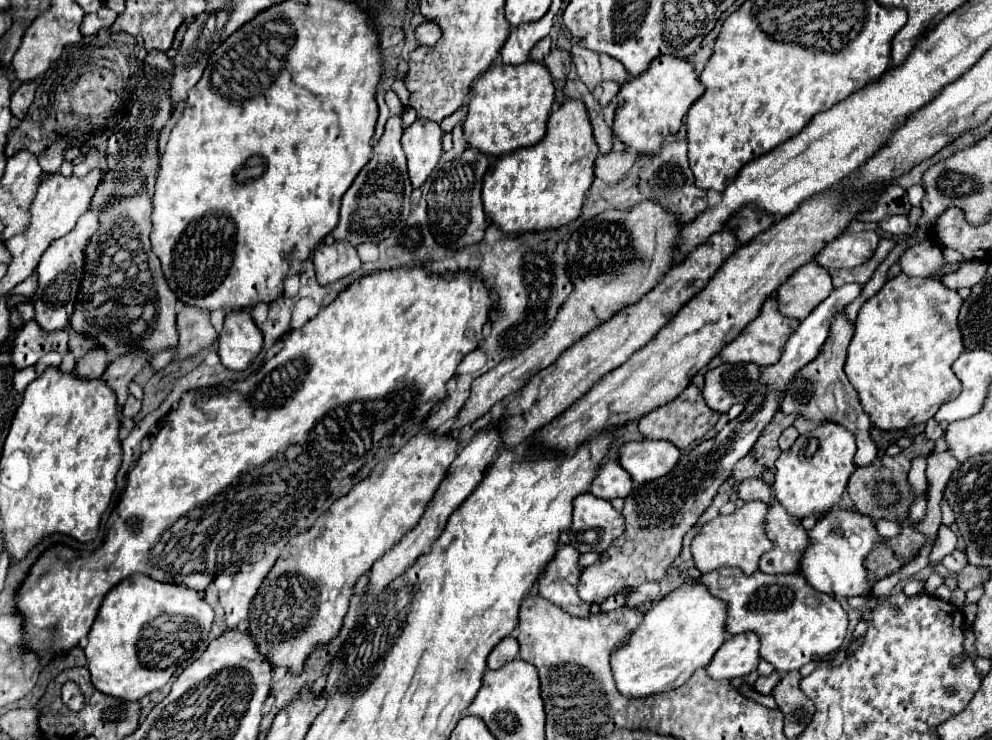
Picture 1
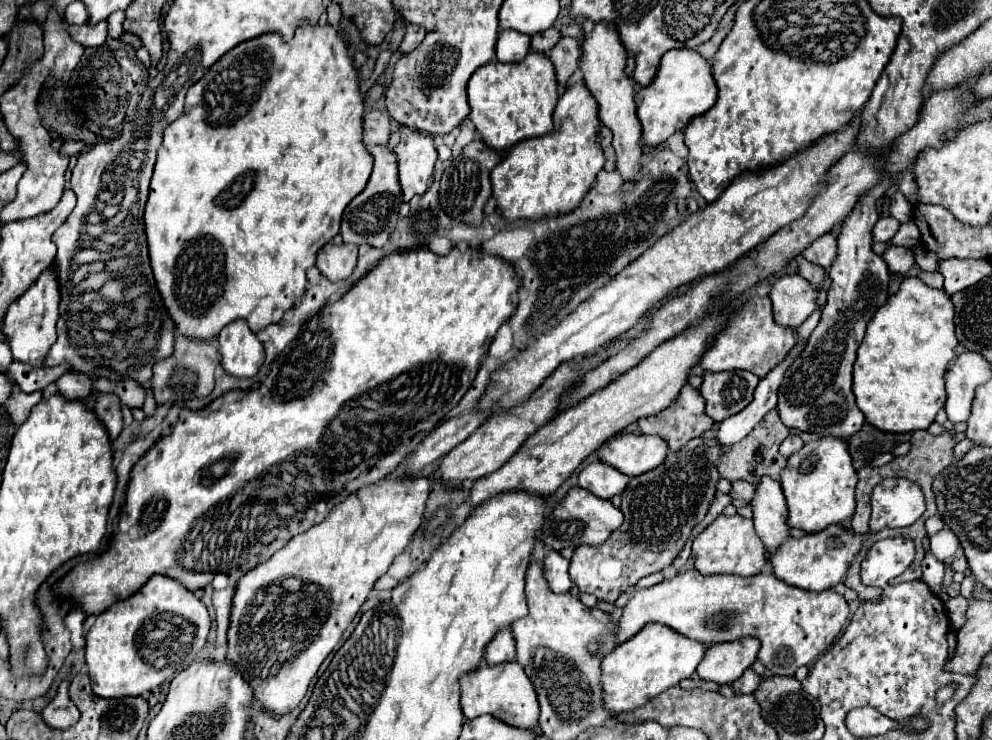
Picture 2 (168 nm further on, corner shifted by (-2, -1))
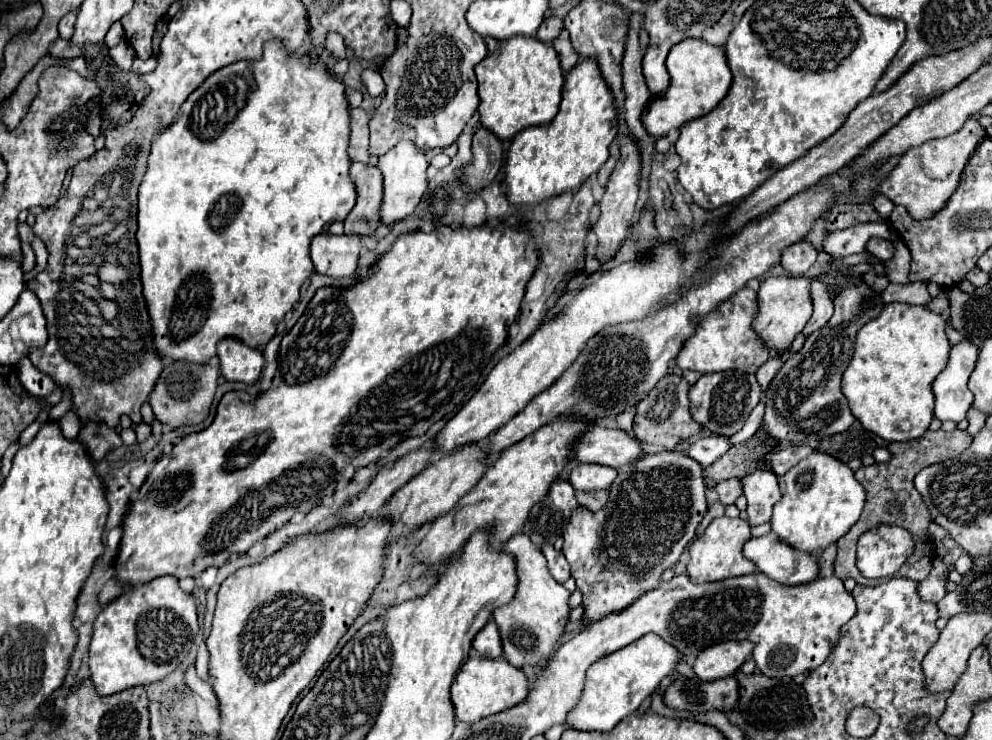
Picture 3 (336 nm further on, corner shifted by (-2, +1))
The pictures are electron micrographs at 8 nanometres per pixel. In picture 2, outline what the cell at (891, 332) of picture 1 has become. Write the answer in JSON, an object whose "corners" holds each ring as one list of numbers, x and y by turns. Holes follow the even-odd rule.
{"corners":[[906,278,900,290,870,318,866,336,854,362,854,396,866,420,884,432,926,430,946,402,944,374,956,360,958,338,954,332,954,304,944,288,930,288,920,278]]}

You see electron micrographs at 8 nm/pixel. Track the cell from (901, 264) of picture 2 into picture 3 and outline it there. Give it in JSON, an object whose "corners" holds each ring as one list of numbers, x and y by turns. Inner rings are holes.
{"corners":[[870,238,870,242,866,244,866,250,882,262,890,260,892,254,894,254,894,246,888,240,882,240,882,238]]}

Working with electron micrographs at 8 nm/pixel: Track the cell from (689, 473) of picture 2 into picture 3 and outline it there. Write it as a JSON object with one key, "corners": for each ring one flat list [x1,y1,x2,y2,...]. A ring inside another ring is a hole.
{"corners":[[664,450,664,452,656,452,656,454,644,454,644,456,640,456,634,464,622,468,622,472,618,470,616,480,614,480,612,486,610,486,610,498,608,498,608,502,604,504,604,508,600,508,598,512,592,512,592,510,588,510,588,508,584,508,584,506,574,508,574,514,570,514,570,522,566,524,566,530,564,530,564,534,562,534,562,538,564,538,564,548,562,548,562,552,564,552,566,560,568,560,568,564,572,566,572,578,576,580,576,588,582,592,582,608,584,608,582,618,584,618,584,624,598,622,598,620,602,620,606,614,614,614,614,612,618,612,618,610,624,610,626,606,630,606,630,602,634,602,634,598,646,594,646,590,654,590,654,588,660,586,660,576,662,576,662,572,668,570,668,568,672,568,672,566,678,562,678,558,682,556,684,548,686,548,688,542,694,538,700,520,702,520,704,514,706,514,706,496,704,496,704,494,706,494,706,486,704,486,704,476,702,476,702,472,704,472,704,468,702,468,698,462,694,462,690,456,682,454,682,452,668,452,668,450]]}

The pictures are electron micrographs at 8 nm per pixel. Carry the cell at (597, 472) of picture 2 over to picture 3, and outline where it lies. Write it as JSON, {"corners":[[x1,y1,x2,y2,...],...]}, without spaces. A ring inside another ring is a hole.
{"corners":[[578,464,576,468,572,468,572,472,568,476,568,482,576,490,604,490,614,482,616,474,618,472,610,466]]}

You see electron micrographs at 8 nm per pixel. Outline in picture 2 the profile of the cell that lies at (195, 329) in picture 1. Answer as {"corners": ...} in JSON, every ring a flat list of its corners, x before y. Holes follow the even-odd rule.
{"corners":[[176,336,174,354,154,364,152,388,156,402,162,404,168,400,176,402,194,396,208,396,214,388,214,370,218,364,220,364,220,354,218,354,218,346,214,346,214,340,204,342,204,340,190,340,188,336]]}

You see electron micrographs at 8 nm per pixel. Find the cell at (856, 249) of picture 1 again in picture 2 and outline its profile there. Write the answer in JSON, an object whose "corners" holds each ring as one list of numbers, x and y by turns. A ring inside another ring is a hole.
{"corners":[[828,232,826,236,820,236,818,240,814,240,804,252,802,256,812,262,812,264,818,264,822,266,824,270,830,268,830,264,834,262,834,256,836,256,836,236,832,232]]}

